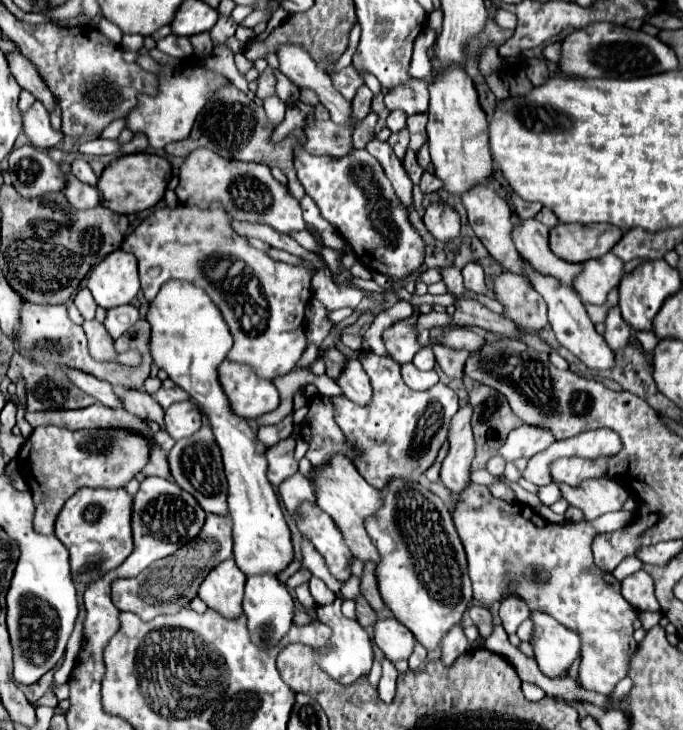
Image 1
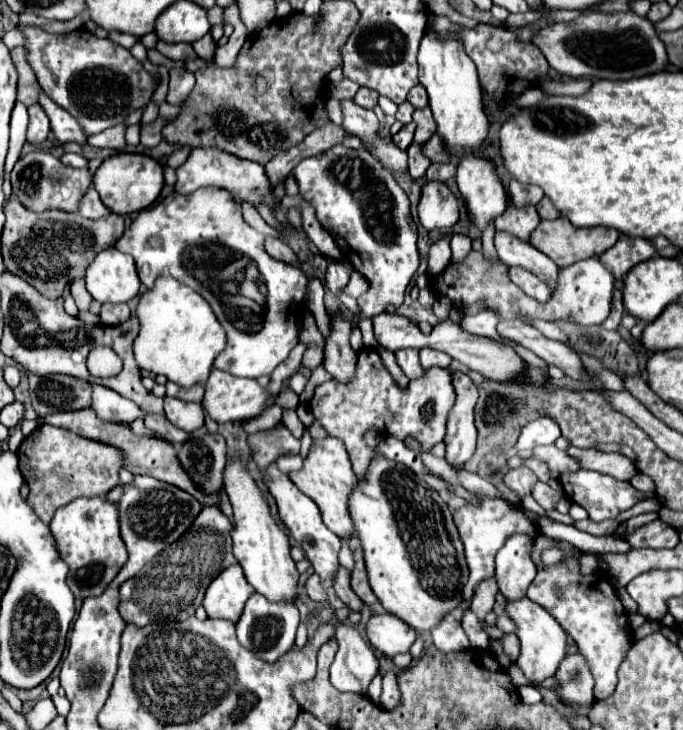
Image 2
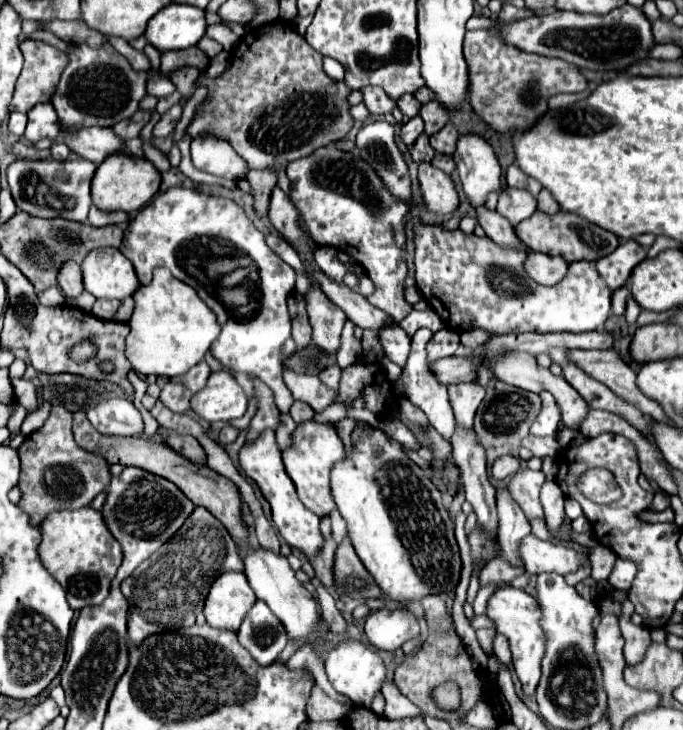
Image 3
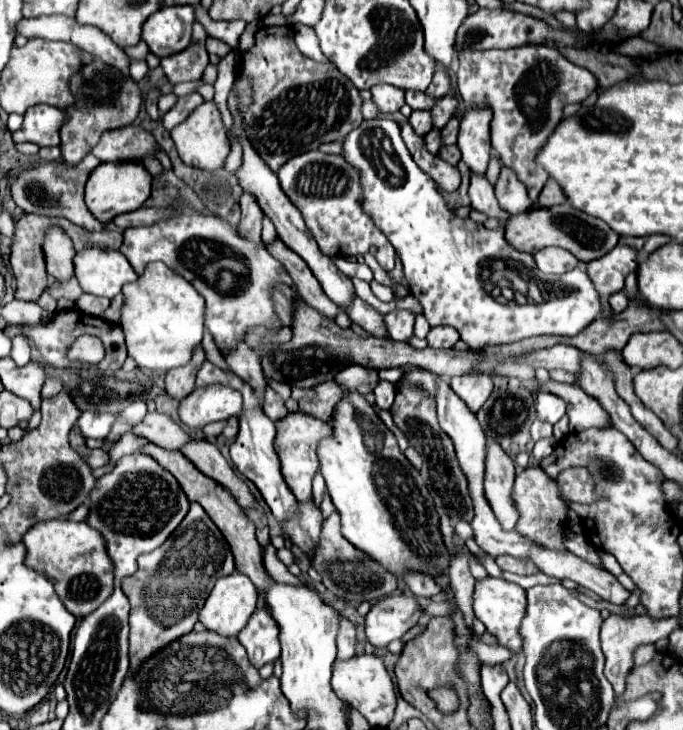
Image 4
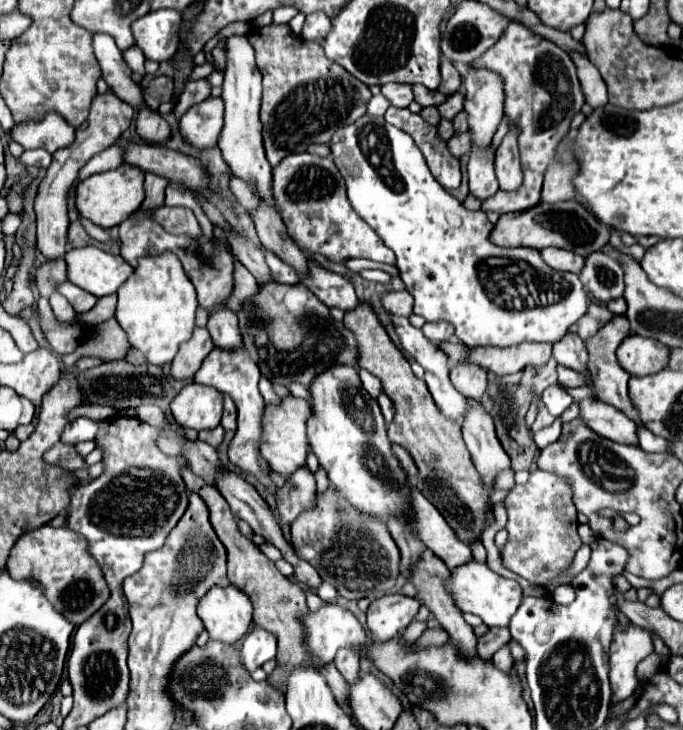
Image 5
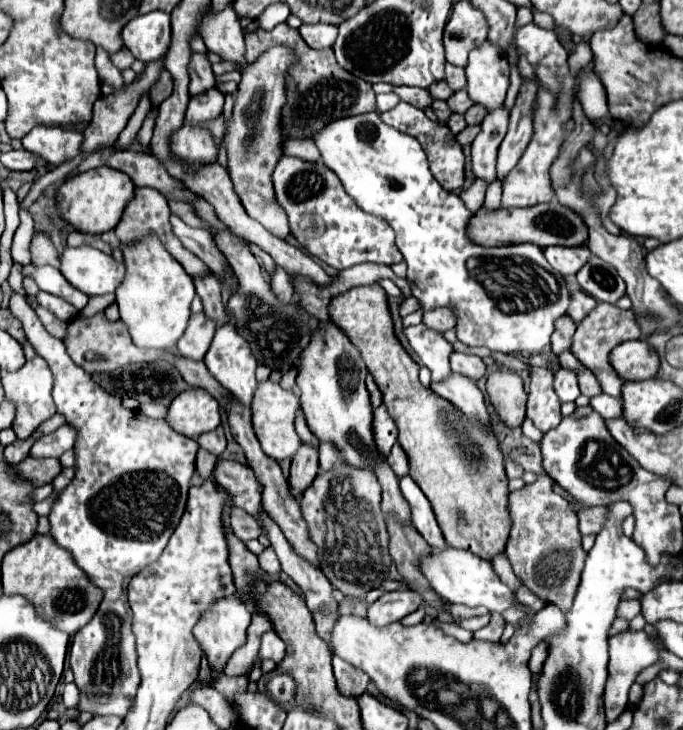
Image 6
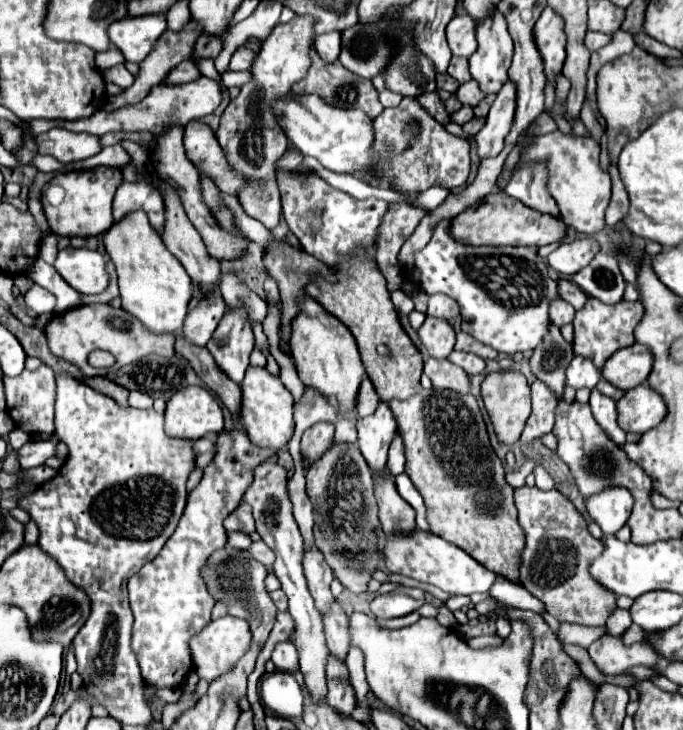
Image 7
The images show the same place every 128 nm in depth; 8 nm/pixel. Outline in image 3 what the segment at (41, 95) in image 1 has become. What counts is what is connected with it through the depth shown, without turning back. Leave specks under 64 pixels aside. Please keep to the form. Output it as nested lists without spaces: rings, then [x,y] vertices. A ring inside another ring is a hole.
[[[84,128],[78,132],[62,132],[62,140],[68,144],[72,152],[82,158],[88,158],[94,164],[104,162],[110,154],[118,154],[124,150],[124,142],[116,136],[112,128]]]

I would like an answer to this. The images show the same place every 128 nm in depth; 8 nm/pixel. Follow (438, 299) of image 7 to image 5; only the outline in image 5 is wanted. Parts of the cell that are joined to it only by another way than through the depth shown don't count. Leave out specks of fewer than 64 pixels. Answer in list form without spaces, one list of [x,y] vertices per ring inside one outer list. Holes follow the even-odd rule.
[[[426,322],[422,326],[424,336],[428,336],[428,340],[432,342],[446,342],[452,334],[454,334],[454,326],[450,322]]]

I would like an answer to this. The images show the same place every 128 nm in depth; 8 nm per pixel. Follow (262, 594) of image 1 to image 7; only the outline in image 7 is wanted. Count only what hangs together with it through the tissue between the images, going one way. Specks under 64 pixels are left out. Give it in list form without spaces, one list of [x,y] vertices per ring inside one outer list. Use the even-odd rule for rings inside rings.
[[[280,642],[274,652],[272,652],[272,662],[276,664],[278,670],[298,670],[298,656],[296,656],[296,648],[294,644],[288,642]]]

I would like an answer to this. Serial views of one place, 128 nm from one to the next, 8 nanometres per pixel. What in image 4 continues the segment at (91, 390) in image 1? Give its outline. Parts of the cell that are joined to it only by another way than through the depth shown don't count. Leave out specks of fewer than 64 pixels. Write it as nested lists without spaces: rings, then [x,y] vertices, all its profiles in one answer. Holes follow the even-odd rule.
[[[82,412],[82,416],[76,422],[76,428],[84,438],[104,438],[116,416],[114,414],[100,414],[100,412]],[[158,412],[146,414],[142,424],[134,428],[134,434],[144,436],[152,444],[166,448],[166,450],[180,450],[182,446],[192,442],[192,438],[170,416],[158,414]]]

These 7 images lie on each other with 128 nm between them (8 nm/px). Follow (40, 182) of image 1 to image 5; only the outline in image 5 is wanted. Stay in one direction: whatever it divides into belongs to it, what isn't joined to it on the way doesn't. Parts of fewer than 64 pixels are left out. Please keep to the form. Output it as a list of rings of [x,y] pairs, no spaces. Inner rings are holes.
[[[114,144],[112,148],[106,148],[104,152],[96,154],[96,156],[80,170],[78,180],[84,180],[84,178],[88,178],[88,176],[92,176],[92,174],[98,174],[98,172],[114,170],[114,168],[118,168],[120,164],[124,164],[124,150],[122,150],[118,144]],[[82,218],[82,224],[84,224],[86,232],[88,232],[92,238],[96,238],[96,240],[100,240],[100,242],[110,242],[110,240],[112,240],[110,234],[108,234],[104,228],[92,224],[92,222],[88,222],[88,220],[84,220],[84,218]]]

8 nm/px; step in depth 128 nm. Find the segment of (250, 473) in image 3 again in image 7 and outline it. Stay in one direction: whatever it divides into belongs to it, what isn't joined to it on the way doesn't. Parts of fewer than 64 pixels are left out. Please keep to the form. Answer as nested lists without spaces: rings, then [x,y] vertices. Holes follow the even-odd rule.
[[[244,306],[226,310],[206,348],[214,356],[216,364],[228,374],[228,378],[240,384],[254,348],[254,332]]]

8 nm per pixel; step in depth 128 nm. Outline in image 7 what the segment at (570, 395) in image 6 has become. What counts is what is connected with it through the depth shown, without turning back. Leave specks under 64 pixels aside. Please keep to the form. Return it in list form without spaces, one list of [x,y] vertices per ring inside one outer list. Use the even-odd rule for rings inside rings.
[[[576,356],[566,370],[566,384],[572,388],[594,388],[600,382],[600,370],[590,358]]]

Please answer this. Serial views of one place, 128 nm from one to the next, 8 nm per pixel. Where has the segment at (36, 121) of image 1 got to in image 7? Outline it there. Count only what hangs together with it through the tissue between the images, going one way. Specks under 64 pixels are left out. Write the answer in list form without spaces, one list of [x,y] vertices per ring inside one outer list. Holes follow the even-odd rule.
[[[52,128],[36,136],[38,154],[54,156],[62,164],[86,160],[102,150],[100,138],[86,132],[70,132],[64,128]]]

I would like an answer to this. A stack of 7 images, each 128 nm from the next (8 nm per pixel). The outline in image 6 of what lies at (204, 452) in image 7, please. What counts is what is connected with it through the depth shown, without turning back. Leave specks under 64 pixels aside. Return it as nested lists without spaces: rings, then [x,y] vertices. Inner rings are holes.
[[[222,426],[212,430],[212,432],[206,432],[202,436],[198,436],[198,446],[204,448],[206,452],[214,454],[214,456],[220,456],[226,448],[226,438],[224,438],[224,430]]]

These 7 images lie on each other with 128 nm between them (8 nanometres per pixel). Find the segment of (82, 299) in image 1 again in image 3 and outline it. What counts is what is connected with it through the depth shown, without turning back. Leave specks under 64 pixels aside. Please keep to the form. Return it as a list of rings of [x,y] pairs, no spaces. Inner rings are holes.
[[[68,260],[62,264],[62,268],[58,272],[58,286],[60,286],[64,296],[78,296],[84,290],[82,272],[80,272],[80,266],[76,262]]]

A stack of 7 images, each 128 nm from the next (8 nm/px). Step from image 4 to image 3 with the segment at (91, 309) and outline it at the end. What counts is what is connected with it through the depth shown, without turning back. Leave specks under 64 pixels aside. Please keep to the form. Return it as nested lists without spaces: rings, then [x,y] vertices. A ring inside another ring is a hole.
[[[96,300],[92,306],[92,314],[102,320],[112,320],[118,306],[120,306],[120,300]]]

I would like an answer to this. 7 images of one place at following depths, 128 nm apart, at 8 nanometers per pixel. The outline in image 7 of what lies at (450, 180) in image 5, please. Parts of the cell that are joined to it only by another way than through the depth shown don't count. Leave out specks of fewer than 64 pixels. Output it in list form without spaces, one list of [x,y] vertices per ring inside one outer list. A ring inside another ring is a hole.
[[[402,98],[402,102],[394,108],[384,108],[380,116],[372,122],[374,130],[374,150],[378,152],[380,160],[370,170],[372,172],[372,186],[388,188],[396,192],[422,192],[430,186],[442,186],[448,190],[456,190],[466,184],[470,174],[470,144],[458,136],[446,132],[442,124],[438,124],[416,98]],[[408,122],[420,122],[420,134],[410,136]]]

